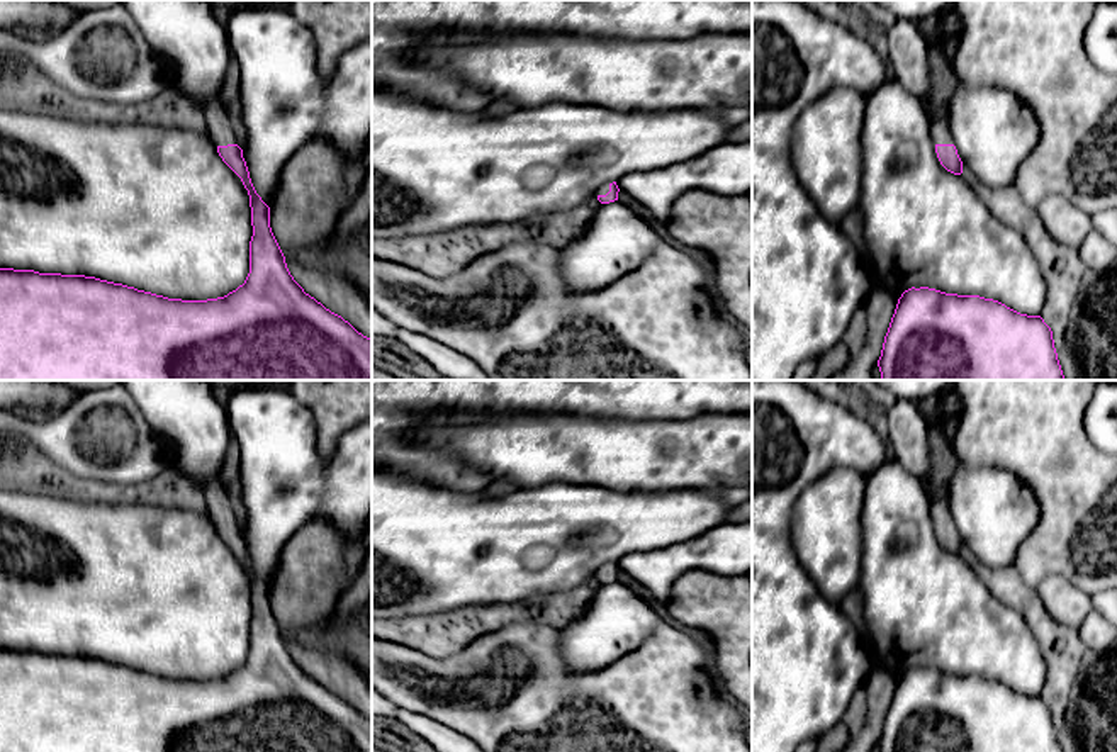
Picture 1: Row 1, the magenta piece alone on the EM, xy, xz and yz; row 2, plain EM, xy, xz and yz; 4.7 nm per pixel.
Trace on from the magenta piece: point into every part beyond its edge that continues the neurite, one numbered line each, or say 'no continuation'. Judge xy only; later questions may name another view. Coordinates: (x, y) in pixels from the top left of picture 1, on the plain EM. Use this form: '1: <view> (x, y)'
1: xy (221, 511)

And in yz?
1: yz (907, 428)

